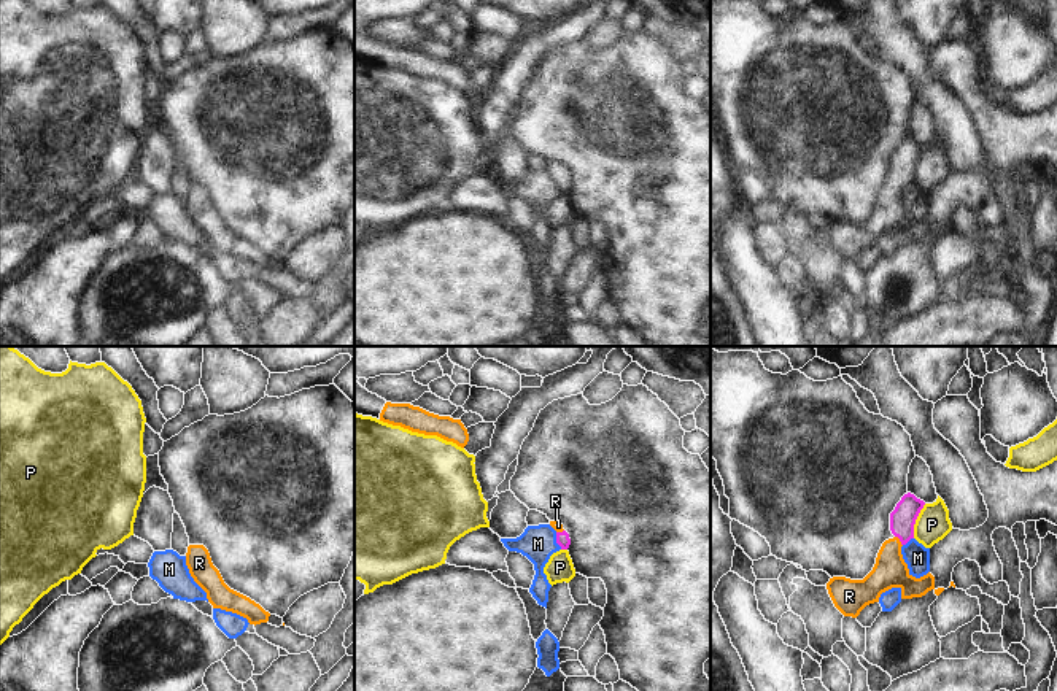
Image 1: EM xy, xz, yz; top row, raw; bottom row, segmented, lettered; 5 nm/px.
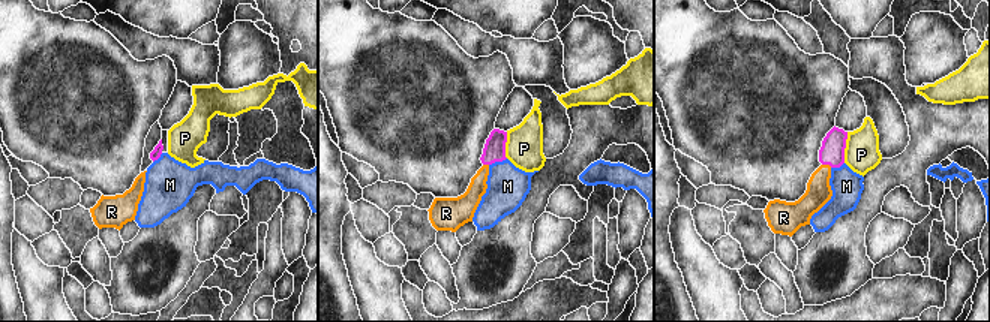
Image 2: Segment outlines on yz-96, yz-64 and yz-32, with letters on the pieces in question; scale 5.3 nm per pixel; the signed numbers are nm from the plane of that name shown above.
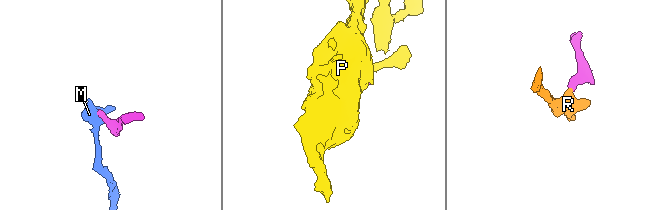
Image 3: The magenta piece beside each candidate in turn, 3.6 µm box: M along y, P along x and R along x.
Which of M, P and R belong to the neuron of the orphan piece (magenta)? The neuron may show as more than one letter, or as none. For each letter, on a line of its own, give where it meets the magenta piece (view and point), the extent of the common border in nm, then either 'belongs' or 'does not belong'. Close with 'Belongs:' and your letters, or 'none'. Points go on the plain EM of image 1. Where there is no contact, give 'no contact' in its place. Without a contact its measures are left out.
M: xz (557, 185) | 90 nm | does not belong
P: yz (914, 165) | 190 nm | does not belong
R: yz (900, 185) | 70 nm | belongs
Belongs: R

